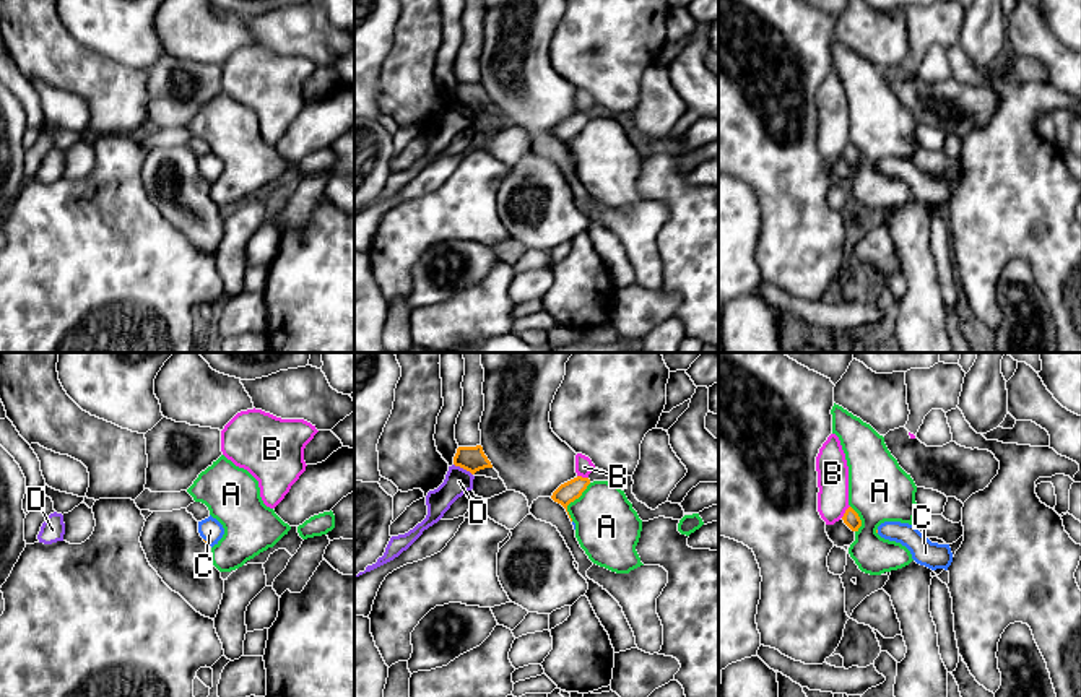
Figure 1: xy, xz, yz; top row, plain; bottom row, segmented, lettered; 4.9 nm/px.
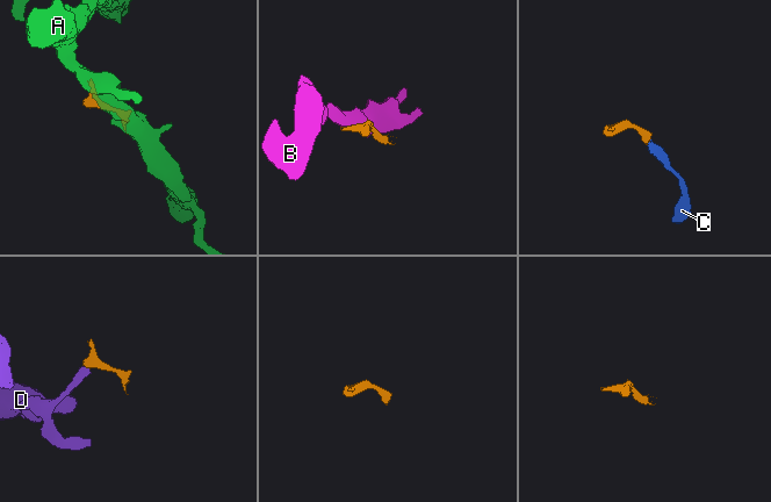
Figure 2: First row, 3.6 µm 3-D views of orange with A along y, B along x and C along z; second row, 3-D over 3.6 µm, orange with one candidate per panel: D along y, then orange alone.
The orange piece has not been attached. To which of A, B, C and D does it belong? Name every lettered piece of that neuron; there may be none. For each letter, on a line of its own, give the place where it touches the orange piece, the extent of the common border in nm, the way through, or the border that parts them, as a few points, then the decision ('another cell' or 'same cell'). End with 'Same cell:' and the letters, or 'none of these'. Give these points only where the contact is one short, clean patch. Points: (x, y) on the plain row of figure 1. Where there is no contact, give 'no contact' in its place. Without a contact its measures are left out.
A: xz (573, 137) | 220 nm | another cell
B: yz (846, 148) | 80 nm | another cell
C: xy (205, 177) | 40 nm | across xy (204, 176), (205, 177), (210, 164) | same cell
D: xz (464, 104) | 110 nm | along xz (454, 99), (472, 111) | another cell
Same cell: C

